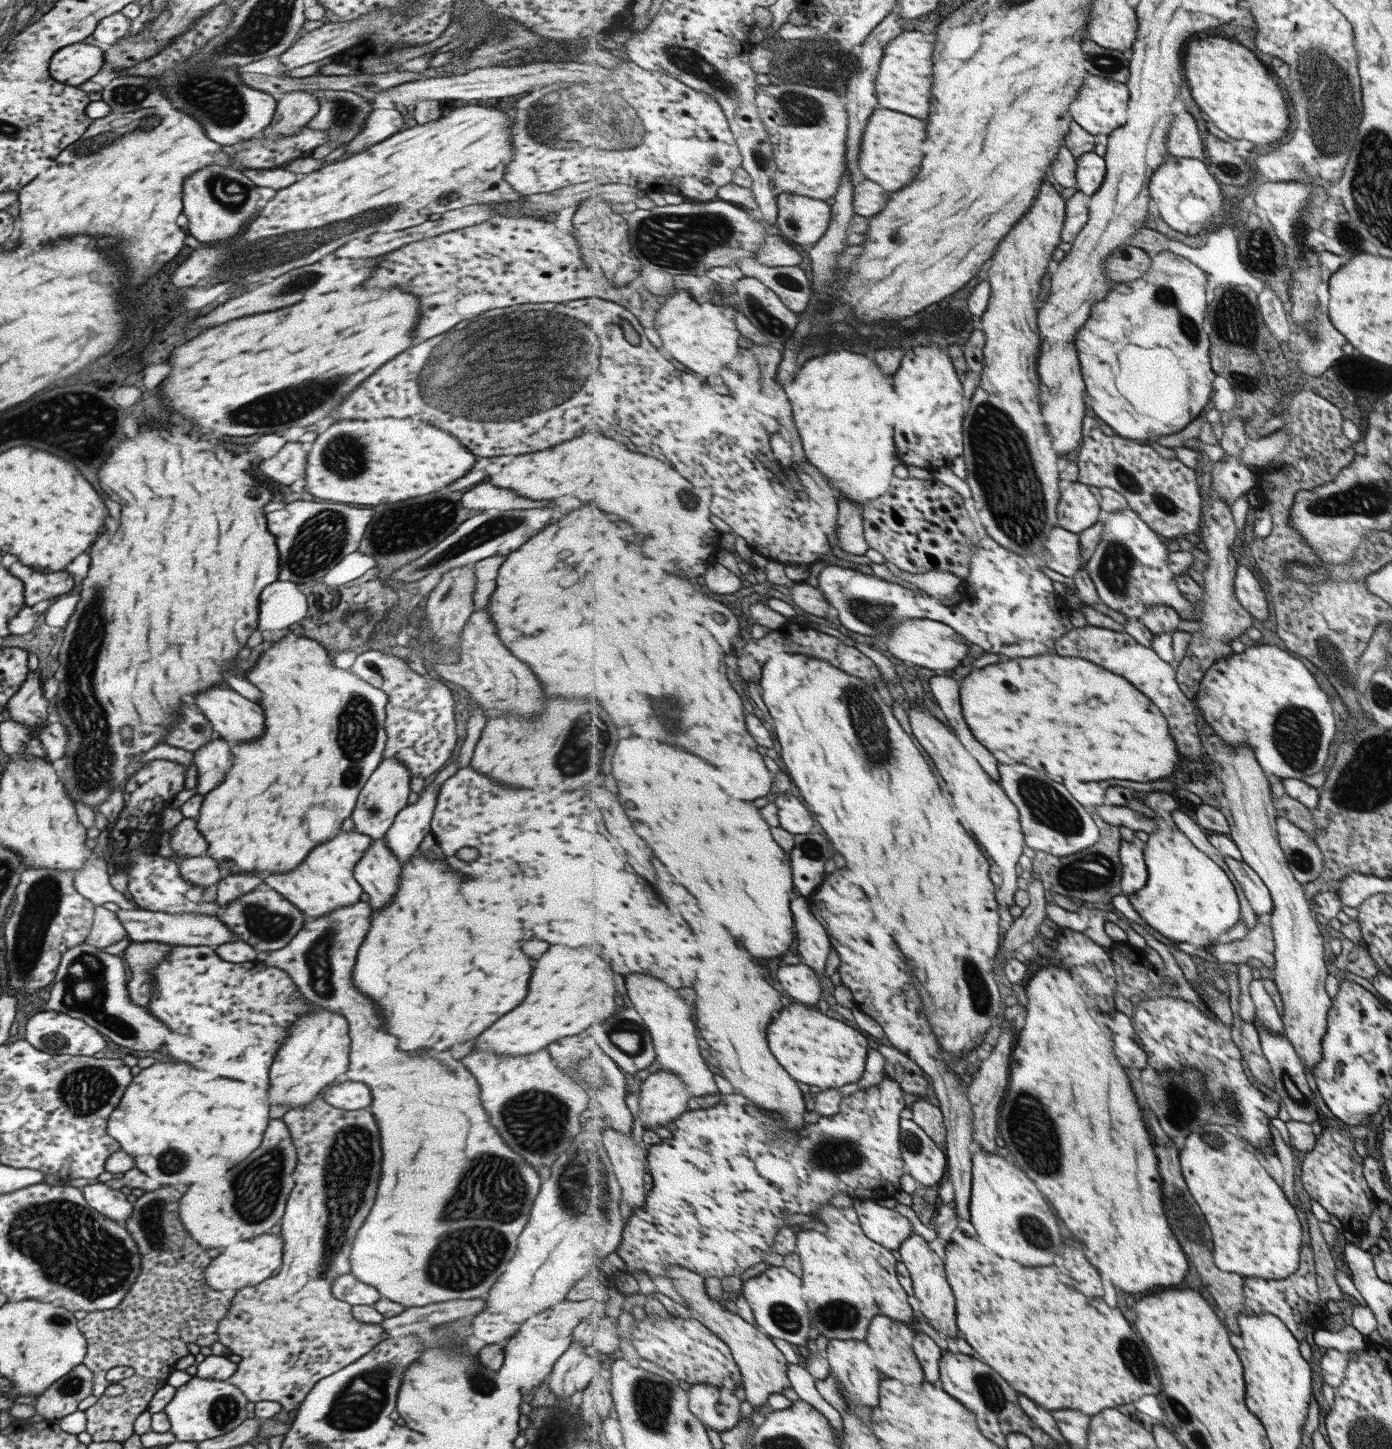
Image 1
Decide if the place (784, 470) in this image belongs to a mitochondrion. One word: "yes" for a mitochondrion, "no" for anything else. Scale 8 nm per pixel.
no

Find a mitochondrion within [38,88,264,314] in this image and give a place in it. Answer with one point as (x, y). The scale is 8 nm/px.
(229, 194)

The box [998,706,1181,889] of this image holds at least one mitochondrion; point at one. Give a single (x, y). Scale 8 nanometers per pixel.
(1049, 807)

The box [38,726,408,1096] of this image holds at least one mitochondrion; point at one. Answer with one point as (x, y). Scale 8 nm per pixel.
(87, 990)

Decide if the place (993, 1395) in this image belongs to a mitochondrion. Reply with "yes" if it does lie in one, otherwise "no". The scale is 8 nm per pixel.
yes

